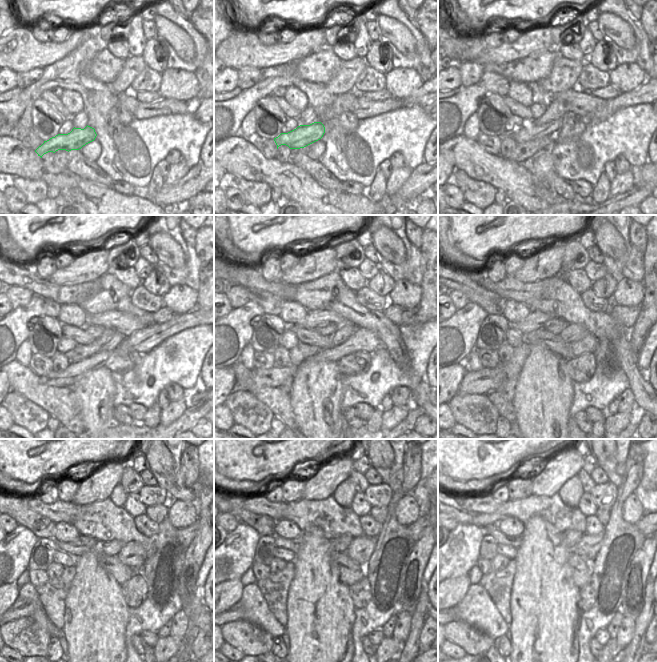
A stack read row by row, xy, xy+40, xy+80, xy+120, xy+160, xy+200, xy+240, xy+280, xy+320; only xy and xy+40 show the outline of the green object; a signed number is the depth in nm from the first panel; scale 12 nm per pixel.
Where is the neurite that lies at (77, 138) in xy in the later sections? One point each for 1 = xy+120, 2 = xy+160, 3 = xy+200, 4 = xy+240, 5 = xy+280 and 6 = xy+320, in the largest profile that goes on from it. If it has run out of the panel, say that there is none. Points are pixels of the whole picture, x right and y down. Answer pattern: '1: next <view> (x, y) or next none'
1: next xy+120 (118, 337)
2: next xy+160 (343, 333)
3: next xy+200 (573, 332)
4: next xy+240 (133, 554)
5: next xy+280 (361, 549)
6: next xy+320 (588, 547)

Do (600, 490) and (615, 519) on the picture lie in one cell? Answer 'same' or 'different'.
different

